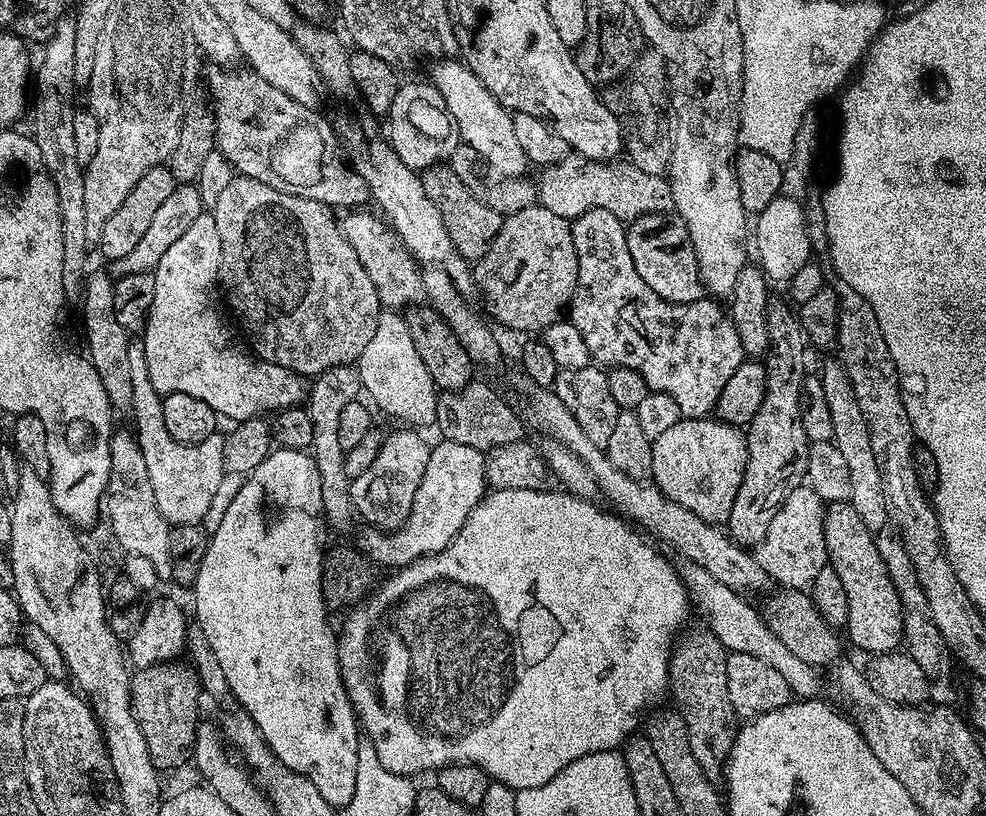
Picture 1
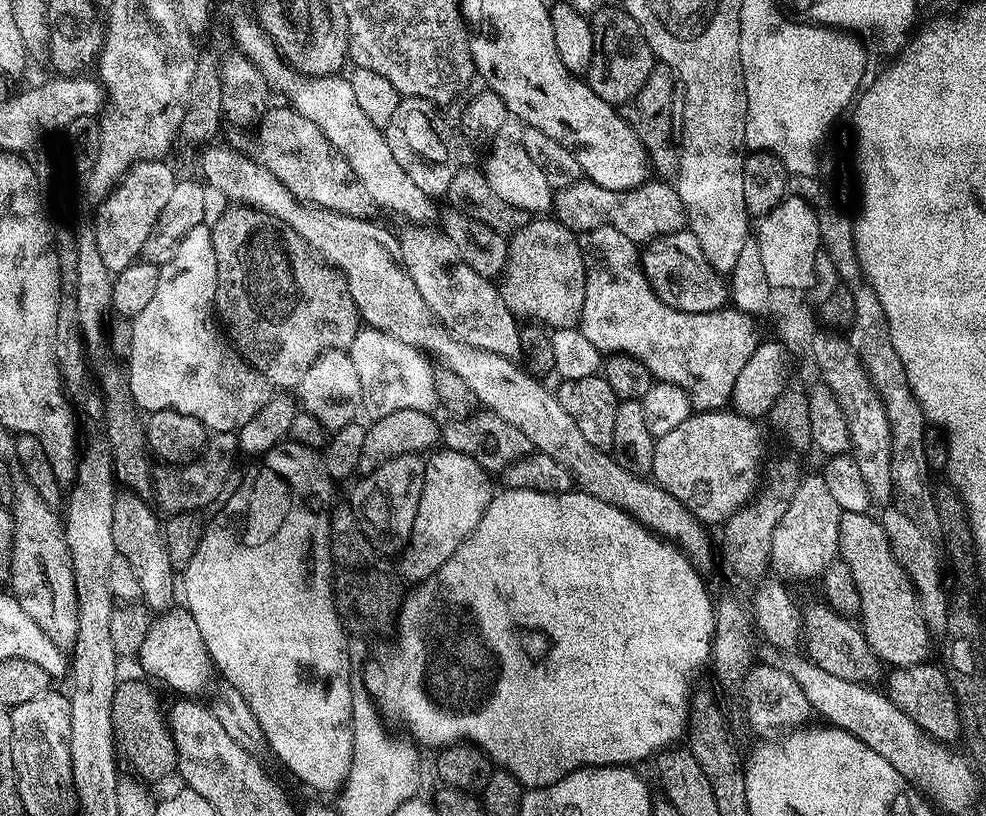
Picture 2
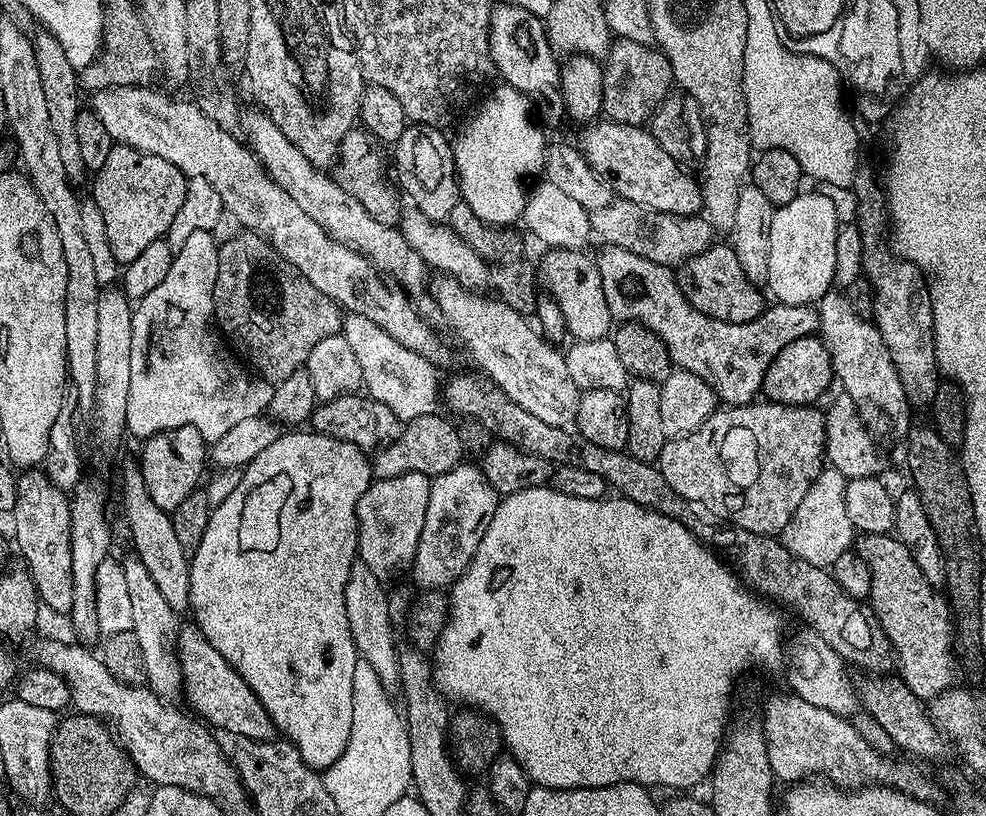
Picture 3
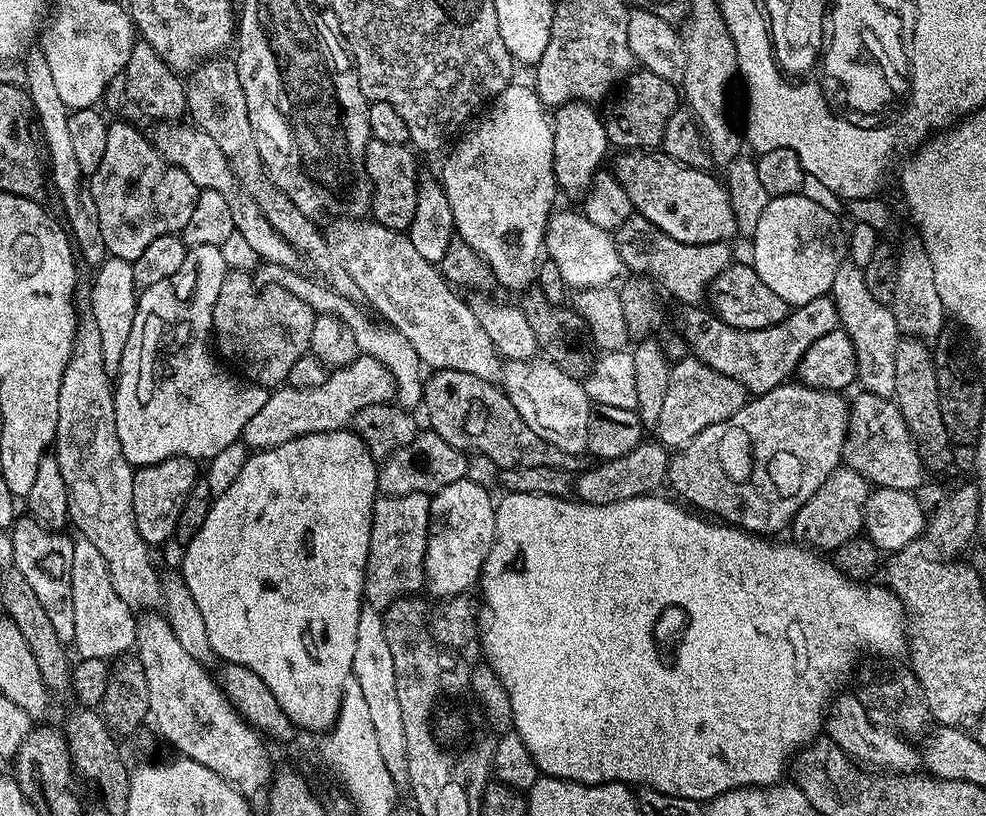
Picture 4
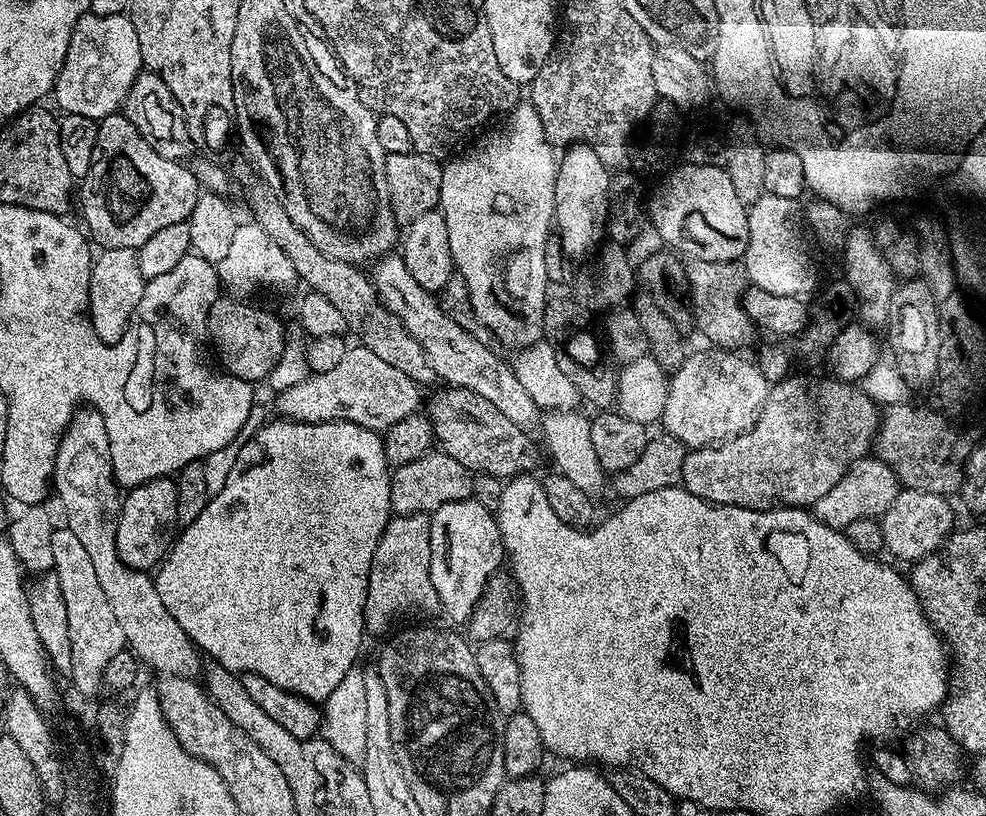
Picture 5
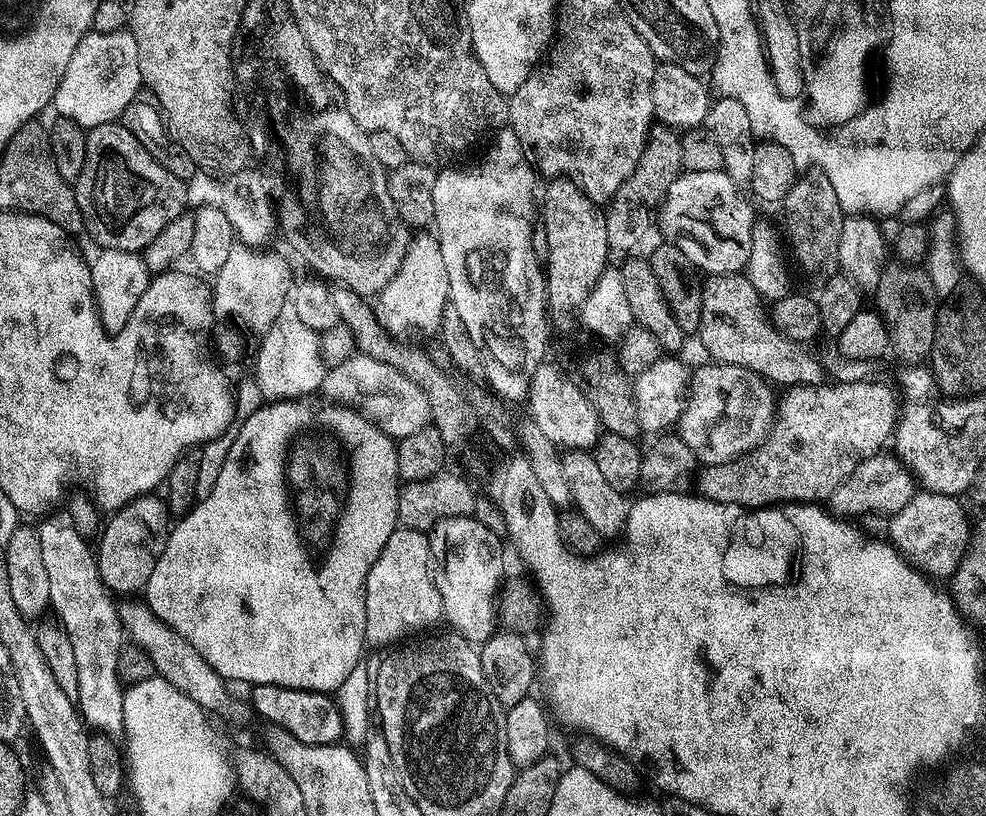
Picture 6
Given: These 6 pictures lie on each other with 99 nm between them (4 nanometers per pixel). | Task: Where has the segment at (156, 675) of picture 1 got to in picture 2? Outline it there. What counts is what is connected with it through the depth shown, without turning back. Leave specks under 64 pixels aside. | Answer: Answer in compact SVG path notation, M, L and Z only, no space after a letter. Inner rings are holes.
M136 680L117 683L112 703L112 730L119 755L132 763L141 781L160 780L176 765L176 746L169 731L162 728L156 714L156 700L151 692Z

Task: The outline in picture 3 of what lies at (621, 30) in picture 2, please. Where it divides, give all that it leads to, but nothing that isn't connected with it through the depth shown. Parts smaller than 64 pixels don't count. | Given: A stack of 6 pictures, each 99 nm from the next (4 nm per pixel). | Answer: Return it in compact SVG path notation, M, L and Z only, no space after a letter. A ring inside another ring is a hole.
M613 39L611 48L603 57L602 67L602 112L614 124L632 124L632 94L636 94L636 90L638 102L657 100L660 103L674 88L672 67L668 59L653 47L633 40Z

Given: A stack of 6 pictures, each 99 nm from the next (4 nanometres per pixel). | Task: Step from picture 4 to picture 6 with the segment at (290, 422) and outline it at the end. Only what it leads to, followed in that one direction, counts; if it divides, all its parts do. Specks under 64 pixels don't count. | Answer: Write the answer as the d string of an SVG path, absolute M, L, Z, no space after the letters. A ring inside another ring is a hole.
M357 354L346 358L346 362L335 365L330 372L330 386L332 384L331 395L339 403L347 405L348 408L355 408L357 412L363 414L371 424L376 424L382 431L391 436L393 440L399 442L410 438L410 434L418 434L423 428L429 427L432 414L430 402L426 400L426 394L406 374L402 374L394 366L386 362L378 362L374 358Z

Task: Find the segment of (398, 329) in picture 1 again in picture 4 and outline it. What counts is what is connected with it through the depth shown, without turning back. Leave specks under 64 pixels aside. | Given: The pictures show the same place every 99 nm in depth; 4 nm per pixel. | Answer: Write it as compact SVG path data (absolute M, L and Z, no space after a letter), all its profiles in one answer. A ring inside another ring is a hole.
M263 261L259 263L251 273L252 281L254 282L255 289L266 288L282 288L288 290L294 297L299 298L302 302L306 302L308 306L316 311L319 315L334 316L339 318L340 321L346 322L350 326L350 330L354 331L354 340L358 344L359 353L361 355L372 356L376 361L382 362L391 372L392 380L396 384L396 400L401 407L409 410L414 410L423 403L423 383L424 383L424 368L419 356L416 354L416 350L410 342L408 342L405 336L402 336L401 332L395 329L391 325L381 324L377 319L372 320L360 307L356 306L354 300L349 296L344 296L336 289L330 287L327 283L316 282L306 276L302 276L300 271L293 268L279 266L278 263L270 263Z

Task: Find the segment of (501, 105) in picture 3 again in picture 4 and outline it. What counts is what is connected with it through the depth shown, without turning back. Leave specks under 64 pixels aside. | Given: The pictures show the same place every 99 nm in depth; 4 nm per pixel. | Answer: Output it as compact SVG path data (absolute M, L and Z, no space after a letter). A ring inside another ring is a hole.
M510 83L487 111L451 145L452 153L444 160L442 187L454 214L455 235L468 243L497 281L500 279L506 287L519 290L527 289L536 280L536 269L544 247L544 230L554 211L552 203L558 197L552 157L554 134L549 113L544 112L547 112L546 106L540 101L535 87Z

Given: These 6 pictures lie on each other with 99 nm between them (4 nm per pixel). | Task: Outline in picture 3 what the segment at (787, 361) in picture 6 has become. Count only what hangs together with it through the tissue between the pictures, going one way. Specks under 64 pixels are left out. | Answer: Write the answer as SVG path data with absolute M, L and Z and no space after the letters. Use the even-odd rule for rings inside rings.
M619 198L613 199L612 204L610 206L602 206L602 210L598 210L597 212L591 213L590 219L592 221L592 231L598 237L601 236L604 239L603 243L605 245L613 244L614 246L618 246L622 250L628 250L630 254L636 254L638 258L644 258L649 260L650 262L656 262L658 264L664 264L667 266L679 266L684 263L684 261L689 260L692 256L697 256L698 254L702 254L706 251L707 248L712 247L714 243L714 229L709 223L707 219L703 220L703 215L697 214L694 216L675 216L672 212L655 212L654 210L650 210L646 206L642 206L641 204L635 204L634 202L630 202L629 200L621 200Z

